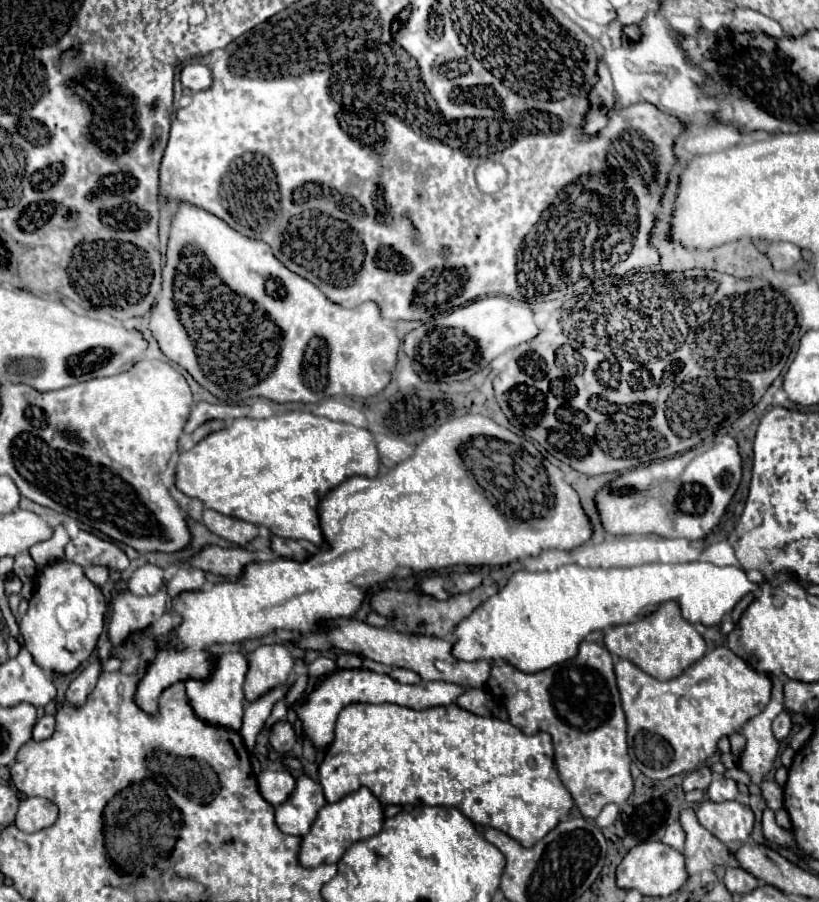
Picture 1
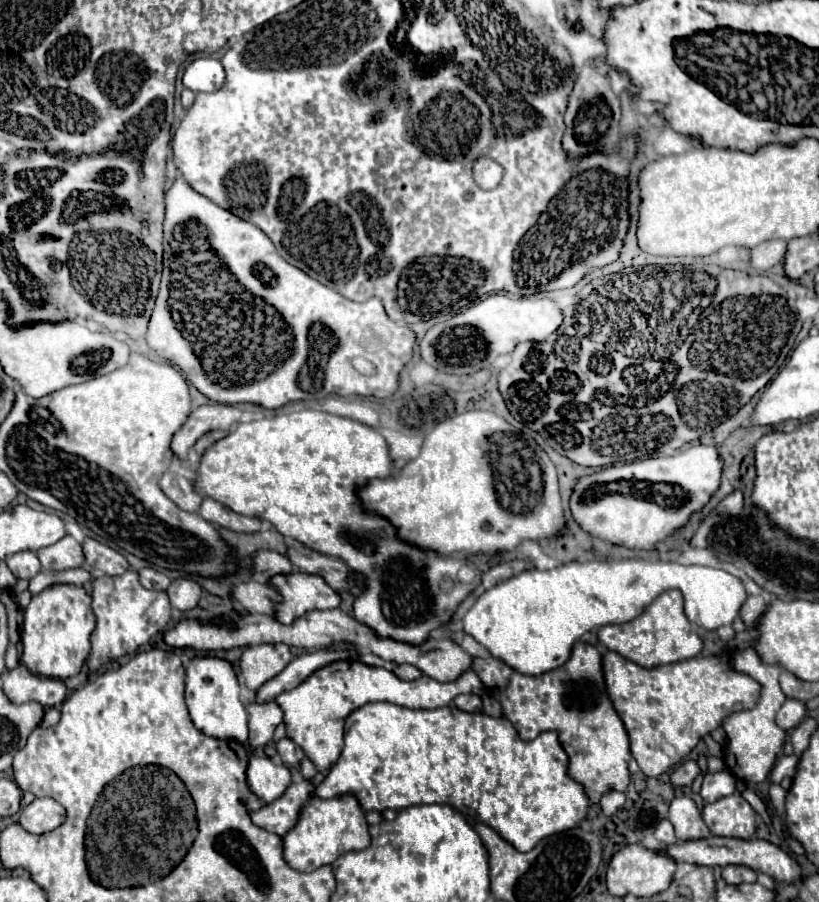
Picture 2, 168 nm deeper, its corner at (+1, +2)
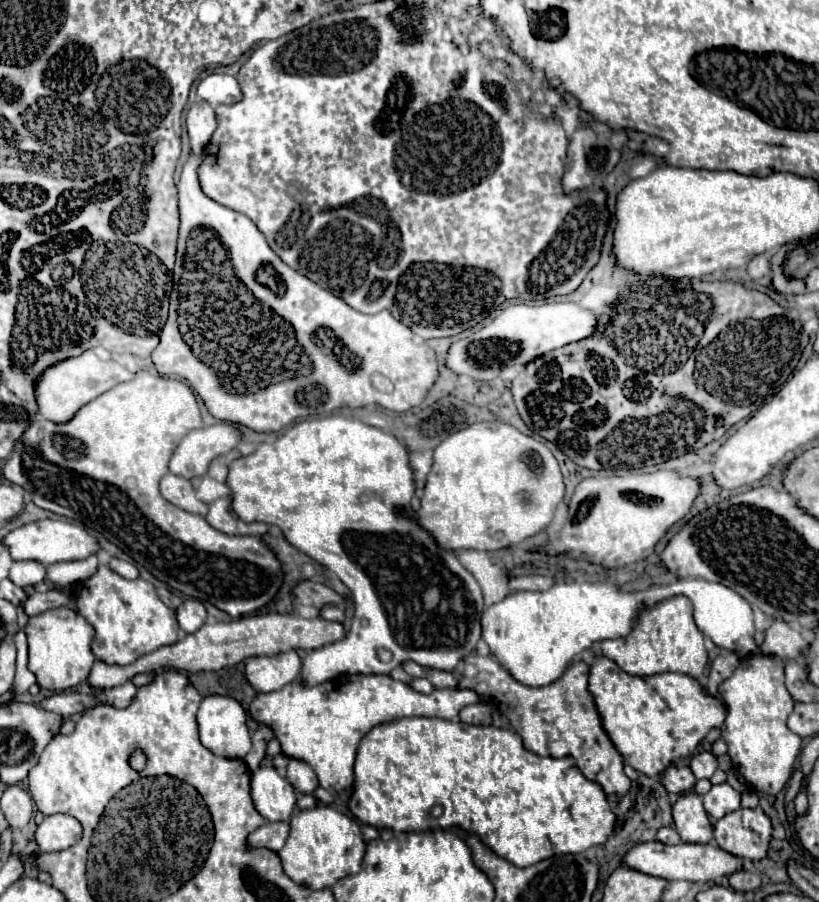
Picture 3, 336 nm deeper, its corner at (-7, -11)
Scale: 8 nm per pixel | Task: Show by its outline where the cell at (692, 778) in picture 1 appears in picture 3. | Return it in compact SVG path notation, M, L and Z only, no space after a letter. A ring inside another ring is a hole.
M670 766L664 772L664 786L670 794L686 794L694 788L694 784L696 784L696 778L688 766L682 766L682 768Z

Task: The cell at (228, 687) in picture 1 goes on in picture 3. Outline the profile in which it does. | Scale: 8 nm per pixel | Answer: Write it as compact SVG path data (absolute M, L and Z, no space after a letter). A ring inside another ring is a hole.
M218 694L206 696L198 708L196 720L198 720L198 730L200 730L200 742L216 756L242 760L250 752L252 740L246 726L246 710L242 708L238 700L230 696L218 696Z

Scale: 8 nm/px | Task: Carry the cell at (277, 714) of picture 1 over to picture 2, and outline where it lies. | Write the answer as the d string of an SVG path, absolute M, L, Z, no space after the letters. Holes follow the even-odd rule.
M270 701L270 703L250 703L248 705L248 729L250 737L248 743L252 749L270 743L274 729L282 723L282 711L280 707Z

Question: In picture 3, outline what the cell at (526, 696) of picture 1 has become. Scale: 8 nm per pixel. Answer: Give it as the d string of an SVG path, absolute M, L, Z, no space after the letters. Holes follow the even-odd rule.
M466 656L464 662L466 668L462 672L458 688L474 688L482 698L486 698L486 694L492 694L500 712L522 736L526 750L540 756L572 756L582 774L588 780L600 784L606 794L616 794L622 798L630 792L632 780L624 774L622 754L606 734L602 718L594 704L594 696L588 690L590 666L584 660L572 662L560 680L542 688L530 688L516 682L492 656Z

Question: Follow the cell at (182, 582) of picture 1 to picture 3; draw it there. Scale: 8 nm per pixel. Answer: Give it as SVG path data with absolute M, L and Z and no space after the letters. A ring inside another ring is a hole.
M186 598L186 600L176 608L176 618L178 618L180 628L182 628L186 634L192 634L192 632L196 632L196 630L204 624L204 620L206 620L206 608L202 606L200 600Z

